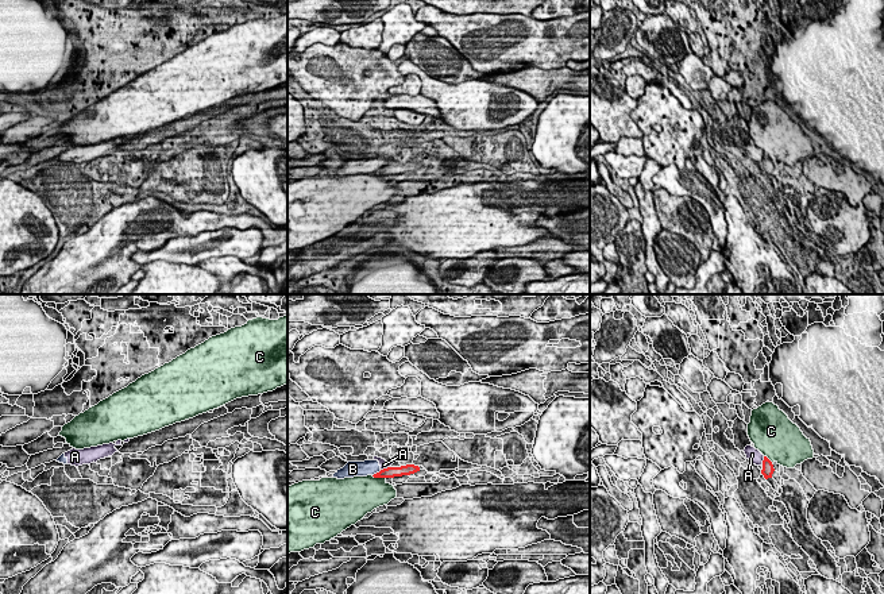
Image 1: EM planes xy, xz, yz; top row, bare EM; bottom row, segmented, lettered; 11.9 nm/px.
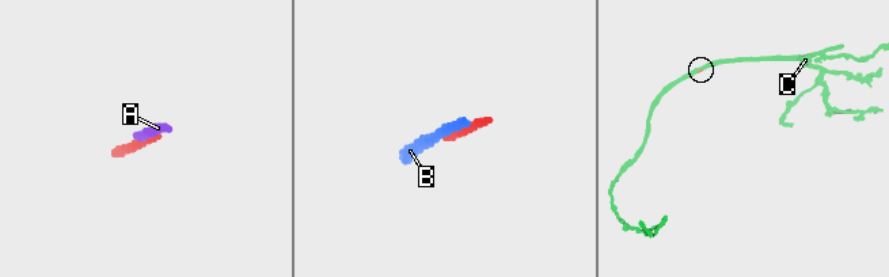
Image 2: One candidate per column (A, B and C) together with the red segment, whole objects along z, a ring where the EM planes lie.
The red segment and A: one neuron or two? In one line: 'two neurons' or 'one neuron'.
two neurons

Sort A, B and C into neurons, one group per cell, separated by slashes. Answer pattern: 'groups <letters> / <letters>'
groups A B / C

